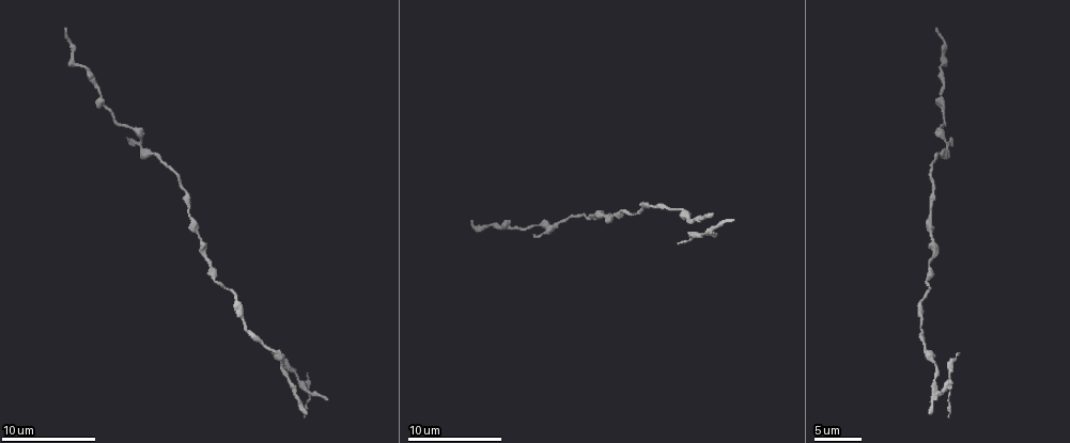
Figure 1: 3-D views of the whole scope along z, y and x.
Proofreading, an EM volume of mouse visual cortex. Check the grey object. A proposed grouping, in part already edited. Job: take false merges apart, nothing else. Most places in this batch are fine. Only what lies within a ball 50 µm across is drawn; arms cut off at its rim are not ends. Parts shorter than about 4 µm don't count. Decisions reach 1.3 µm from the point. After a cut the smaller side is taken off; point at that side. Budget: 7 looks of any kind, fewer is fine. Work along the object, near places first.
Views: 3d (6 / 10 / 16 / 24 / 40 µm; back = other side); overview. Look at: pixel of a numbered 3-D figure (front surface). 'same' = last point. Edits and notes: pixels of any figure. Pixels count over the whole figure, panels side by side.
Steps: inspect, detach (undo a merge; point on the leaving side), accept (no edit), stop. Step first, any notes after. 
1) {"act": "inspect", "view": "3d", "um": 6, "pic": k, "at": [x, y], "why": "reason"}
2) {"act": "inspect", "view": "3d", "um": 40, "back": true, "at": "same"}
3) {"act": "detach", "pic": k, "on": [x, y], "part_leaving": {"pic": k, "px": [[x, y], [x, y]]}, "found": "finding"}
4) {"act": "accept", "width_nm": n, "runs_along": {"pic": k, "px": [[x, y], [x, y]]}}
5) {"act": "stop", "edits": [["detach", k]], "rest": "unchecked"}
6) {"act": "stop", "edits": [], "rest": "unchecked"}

{"act": "inspect", "view": "3d", "um": 6, "pic": 1, "at": [689, 223], "why": "small branch off a trunk"}

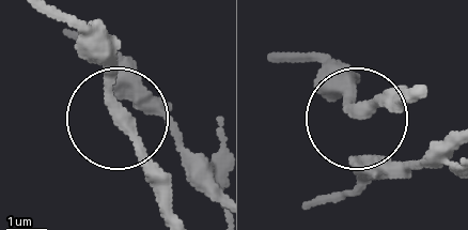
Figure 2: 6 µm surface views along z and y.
{"act": "accept", "runs_along": {"pic": 2, "px": [[61, 18], [109, 80], [115, 121], [170, 189]]}, "found": "continuous, no second cell"}

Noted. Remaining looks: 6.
{"act": "inspect", "view": "3d", "um": 6, "pic": 1, "at": [138, 143], "why": "thin neck"}

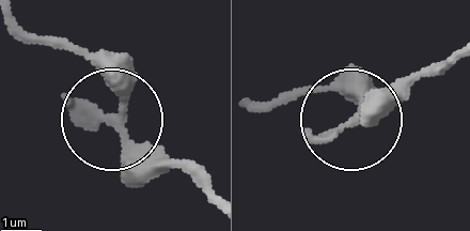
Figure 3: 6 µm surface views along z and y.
{"act": "accept", "width_nm": 240, "found": "one cell here"}

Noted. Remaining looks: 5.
{"act": "inspect", "view": "3d", "um": 10, "pic": 1, "at": [111, 110], "why": "sudden change in width"}

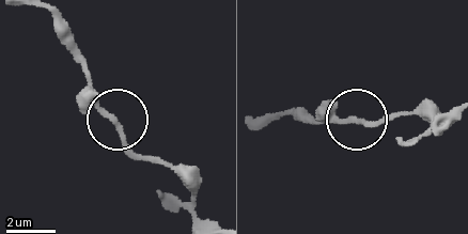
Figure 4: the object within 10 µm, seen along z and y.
{"act": "inspect", "view": "3d", "um": 10, "back": true, "pic": 4, "at": [351, 120]}

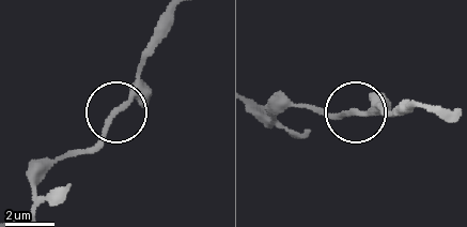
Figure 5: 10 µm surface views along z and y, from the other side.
{"act": "accept", "found": "continuous, no second cell"}

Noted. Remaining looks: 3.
{"act": "stop", "edits": [], "rest": "unchecked"}

